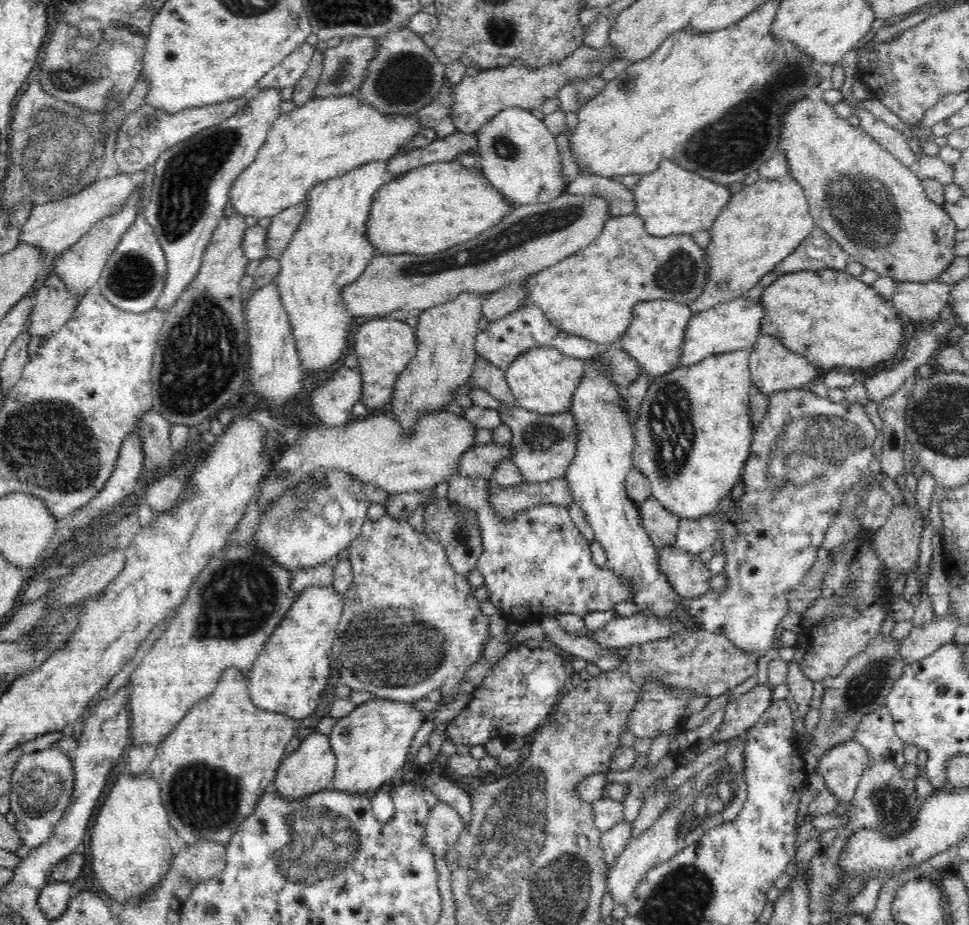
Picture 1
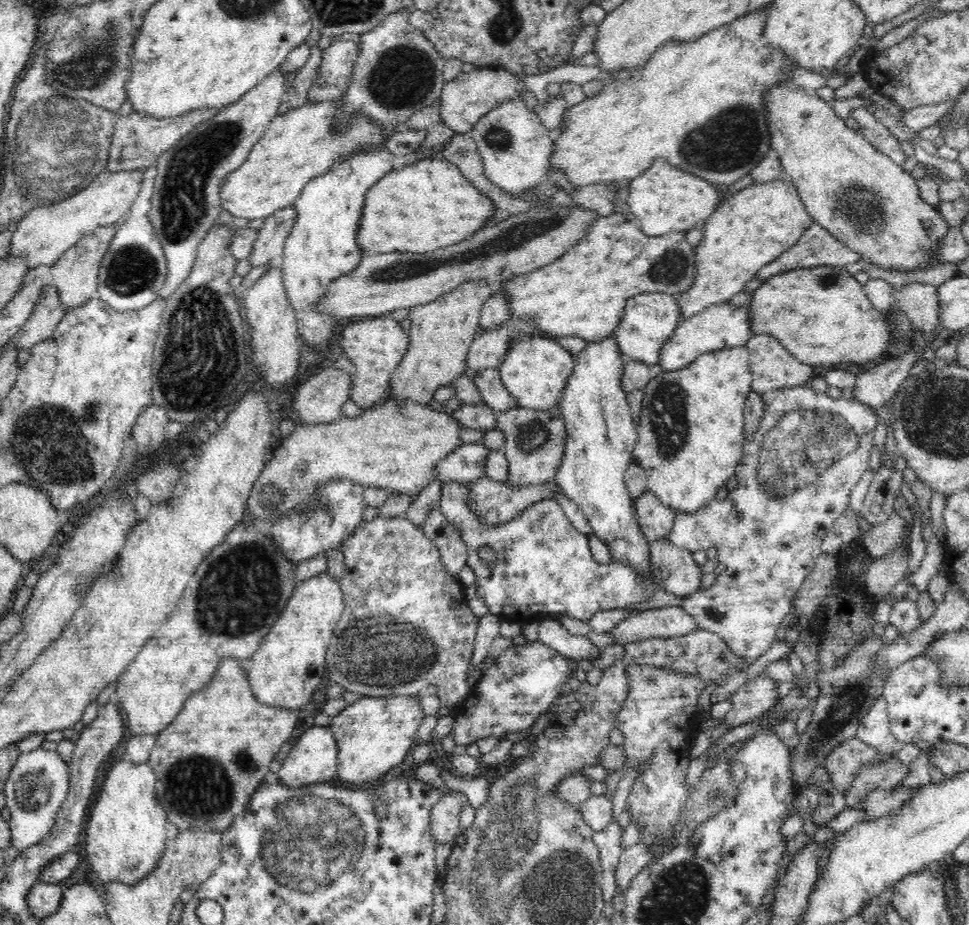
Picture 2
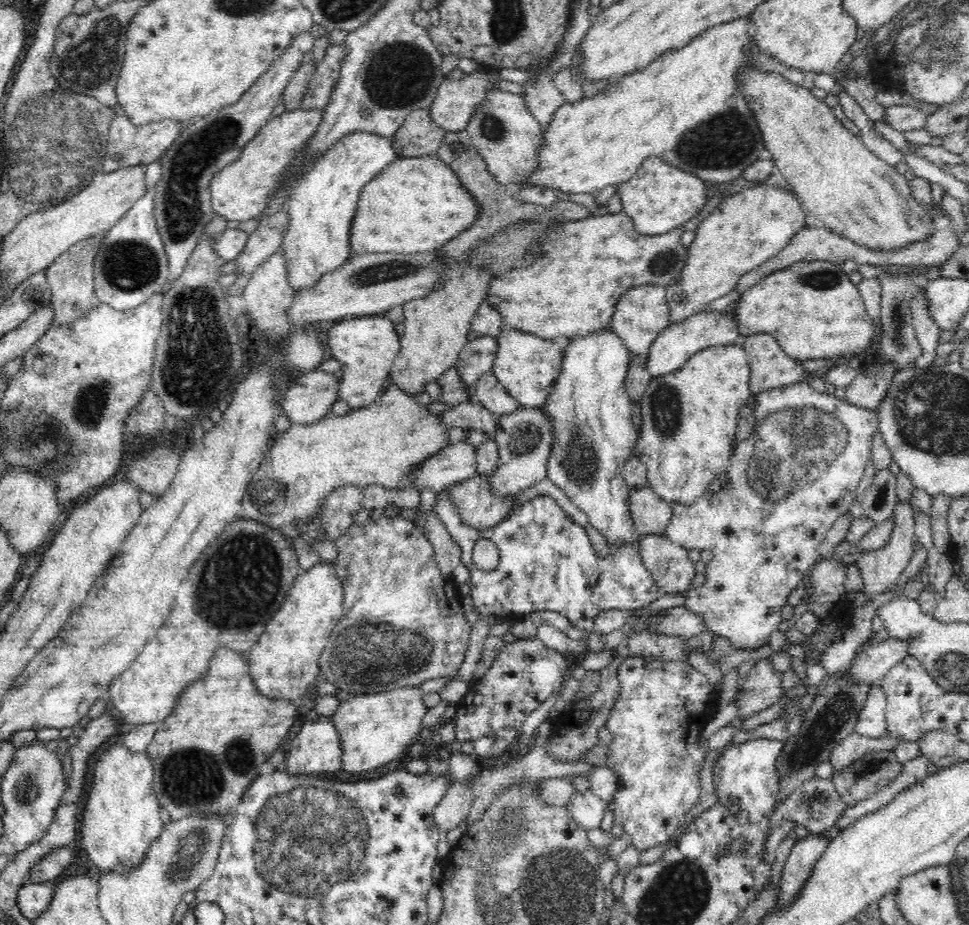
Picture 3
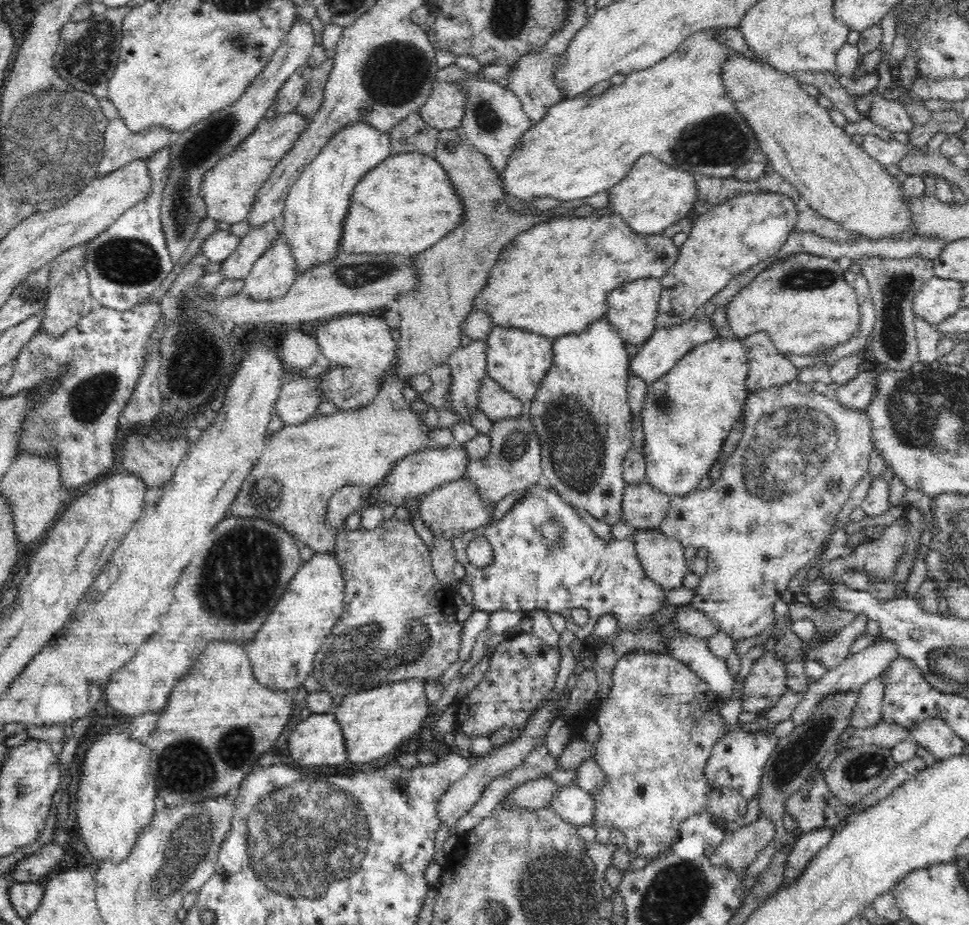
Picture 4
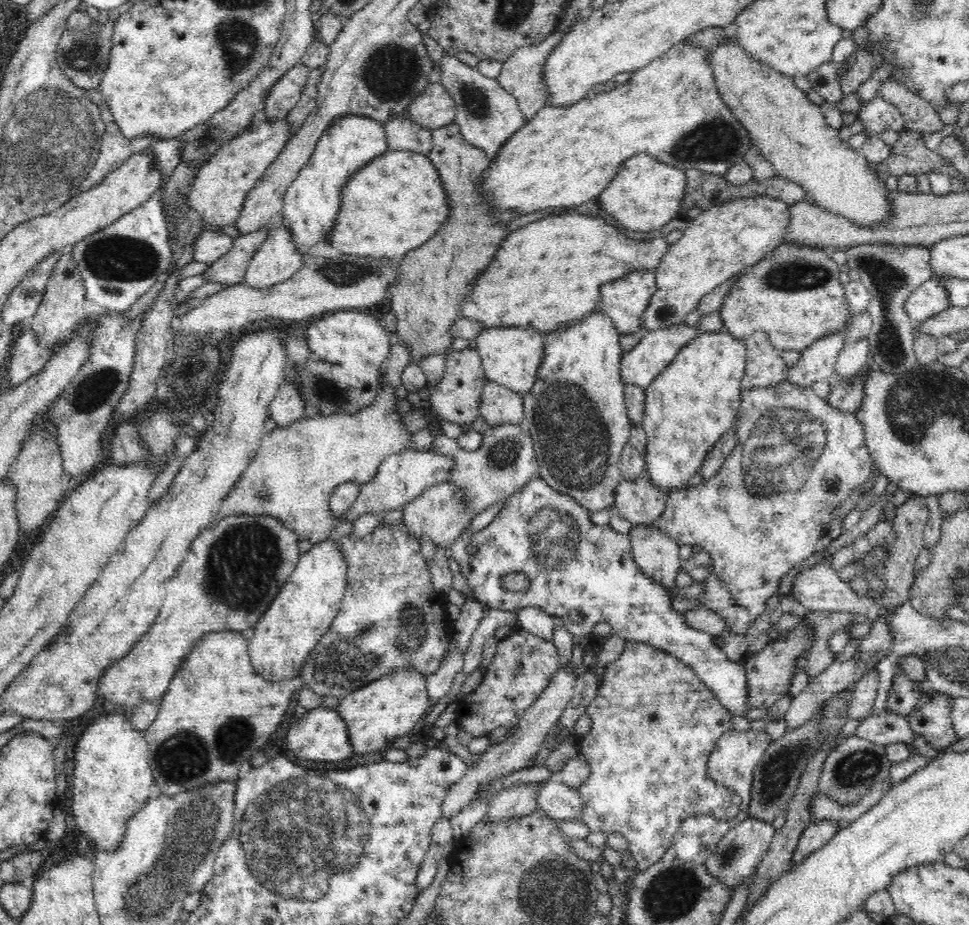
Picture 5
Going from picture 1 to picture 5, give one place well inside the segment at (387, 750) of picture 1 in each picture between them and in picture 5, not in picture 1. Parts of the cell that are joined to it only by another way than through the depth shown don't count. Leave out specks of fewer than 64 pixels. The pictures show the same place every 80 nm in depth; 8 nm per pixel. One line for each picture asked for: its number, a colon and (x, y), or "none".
2: (374, 734)
3: (375, 729)
4: (376, 722)
5: (387, 708)

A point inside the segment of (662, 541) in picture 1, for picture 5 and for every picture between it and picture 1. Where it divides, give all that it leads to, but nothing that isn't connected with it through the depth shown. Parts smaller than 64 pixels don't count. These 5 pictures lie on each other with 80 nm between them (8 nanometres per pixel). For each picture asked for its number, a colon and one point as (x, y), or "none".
2: (656, 520)
3: (650, 514)
4: (644, 507)
5: (640, 502)

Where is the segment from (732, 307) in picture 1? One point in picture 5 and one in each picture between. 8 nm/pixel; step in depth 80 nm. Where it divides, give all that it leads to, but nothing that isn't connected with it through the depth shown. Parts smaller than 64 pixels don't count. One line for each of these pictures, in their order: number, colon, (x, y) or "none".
2: (722, 326)
3: (678, 341)
4: (664, 347)
5: (639, 366)

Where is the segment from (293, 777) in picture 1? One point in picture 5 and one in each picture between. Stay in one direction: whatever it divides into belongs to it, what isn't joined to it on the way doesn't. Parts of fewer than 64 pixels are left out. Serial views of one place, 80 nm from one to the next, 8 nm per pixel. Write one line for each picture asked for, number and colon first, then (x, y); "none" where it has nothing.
2: (313, 758)
3: (316, 748)
4: (318, 740)
5: (321, 735)

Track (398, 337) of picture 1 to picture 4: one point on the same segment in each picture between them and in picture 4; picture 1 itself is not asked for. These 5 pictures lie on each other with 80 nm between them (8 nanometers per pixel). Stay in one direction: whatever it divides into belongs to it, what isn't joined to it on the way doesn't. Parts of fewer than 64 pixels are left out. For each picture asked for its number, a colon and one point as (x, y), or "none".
2: (374, 346)
3: (367, 347)
4: (358, 348)

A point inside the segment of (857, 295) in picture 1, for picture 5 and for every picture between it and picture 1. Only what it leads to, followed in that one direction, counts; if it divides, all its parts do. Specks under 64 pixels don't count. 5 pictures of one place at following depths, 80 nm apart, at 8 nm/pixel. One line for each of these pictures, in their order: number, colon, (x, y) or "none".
2: (821, 315)
3: (812, 309)
4: (804, 304)
5: (793, 294)

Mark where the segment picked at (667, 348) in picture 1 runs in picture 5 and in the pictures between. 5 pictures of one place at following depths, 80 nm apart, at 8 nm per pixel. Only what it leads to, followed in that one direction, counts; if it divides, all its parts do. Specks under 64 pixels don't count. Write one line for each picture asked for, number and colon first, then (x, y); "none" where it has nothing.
2: (648, 320)
3: (640, 314)
4: (632, 308)
5: (624, 300)

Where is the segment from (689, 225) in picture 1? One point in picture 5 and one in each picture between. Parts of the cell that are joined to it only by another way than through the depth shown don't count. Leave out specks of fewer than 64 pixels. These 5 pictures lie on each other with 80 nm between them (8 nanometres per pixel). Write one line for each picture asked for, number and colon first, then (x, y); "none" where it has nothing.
2: (664, 198)
3: (660, 197)
4: (653, 195)
5: (645, 194)

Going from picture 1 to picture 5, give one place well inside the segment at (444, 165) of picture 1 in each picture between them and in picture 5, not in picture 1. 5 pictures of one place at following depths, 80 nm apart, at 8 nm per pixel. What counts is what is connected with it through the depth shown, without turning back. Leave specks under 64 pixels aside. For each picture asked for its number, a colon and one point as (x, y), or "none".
2: (428, 204)
3: (415, 204)
4: (403, 205)
5: (390, 206)

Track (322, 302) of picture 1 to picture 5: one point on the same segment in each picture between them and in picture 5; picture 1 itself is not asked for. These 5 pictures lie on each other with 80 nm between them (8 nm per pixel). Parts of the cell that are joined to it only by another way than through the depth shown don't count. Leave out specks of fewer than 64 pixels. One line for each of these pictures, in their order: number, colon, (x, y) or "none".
2: (322, 246)
3: (322, 204)
4: (317, 203)
5: (311, 203)

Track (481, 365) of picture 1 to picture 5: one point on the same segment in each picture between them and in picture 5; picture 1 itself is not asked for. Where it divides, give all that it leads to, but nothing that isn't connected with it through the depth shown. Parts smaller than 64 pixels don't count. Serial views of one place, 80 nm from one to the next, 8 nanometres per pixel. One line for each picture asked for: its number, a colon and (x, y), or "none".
2: (494, 393)
3: (489, 392)
4: (494, 401)
5: (498, 405)

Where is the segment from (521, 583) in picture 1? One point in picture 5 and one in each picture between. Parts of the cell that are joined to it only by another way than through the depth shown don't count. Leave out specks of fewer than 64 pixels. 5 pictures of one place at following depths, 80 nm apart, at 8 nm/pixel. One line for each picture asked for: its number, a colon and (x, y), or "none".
2: (544, 566)
3: (546, 563)
4: (546, 558)
5: (572, 564)

